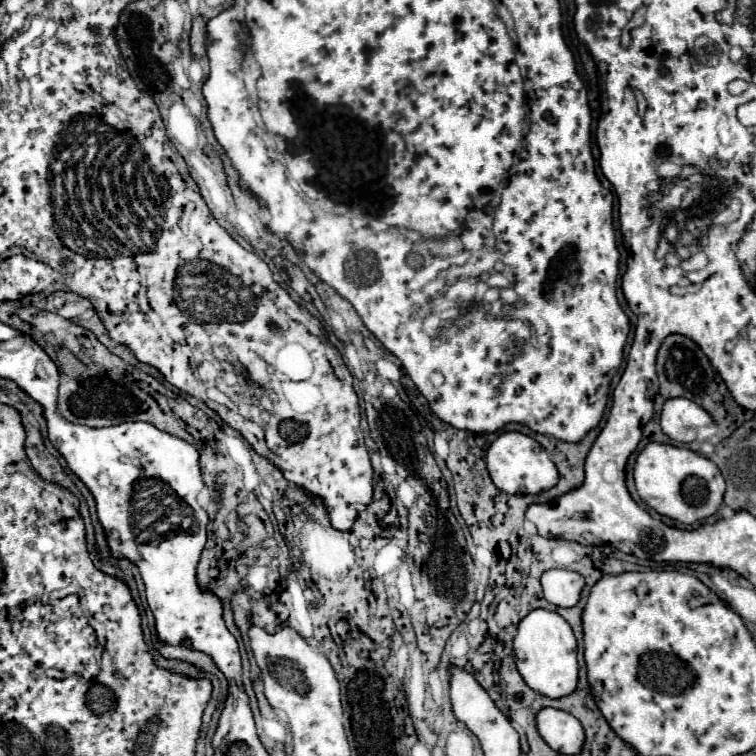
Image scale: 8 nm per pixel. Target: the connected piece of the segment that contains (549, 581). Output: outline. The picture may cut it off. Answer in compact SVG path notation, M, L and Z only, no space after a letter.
M551 569L543 573L541 585L545 599L555 607L575 607L581 599L585 579L569 569Z

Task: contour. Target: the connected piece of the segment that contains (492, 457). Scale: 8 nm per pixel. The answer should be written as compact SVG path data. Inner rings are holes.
M511 431L497 437L497 441L487 451L487 471L499 491L511 495L539 495L557 485L559 473L555 463L549 459L547 451L531 437Z

